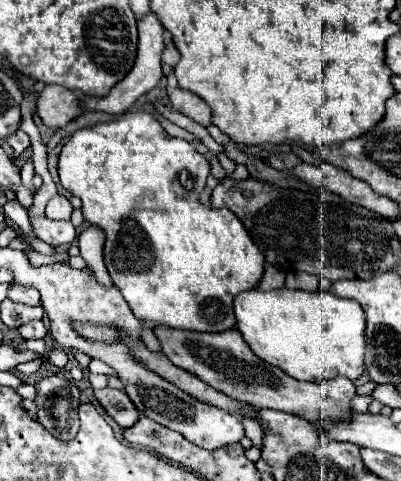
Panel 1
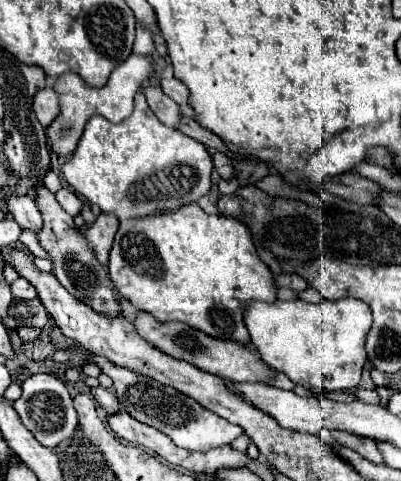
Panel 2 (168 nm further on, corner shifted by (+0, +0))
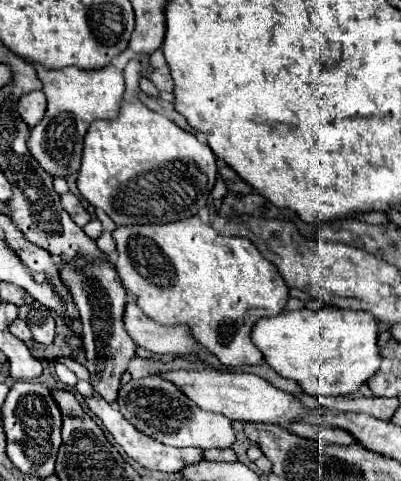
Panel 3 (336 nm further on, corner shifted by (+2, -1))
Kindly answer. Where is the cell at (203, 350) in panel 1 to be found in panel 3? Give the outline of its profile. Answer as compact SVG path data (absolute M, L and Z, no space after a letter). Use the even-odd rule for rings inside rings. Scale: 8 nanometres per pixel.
M130 299L124 309L124 327L136 345L154 353L186 355L196 353L200 349L200 345L194 341L194 337L190 337L184 325L164 327L152 321L142 313L134 299Z

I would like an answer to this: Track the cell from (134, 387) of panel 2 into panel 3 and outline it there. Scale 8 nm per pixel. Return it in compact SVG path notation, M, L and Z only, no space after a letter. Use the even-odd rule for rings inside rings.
M156 375L142 377L122 385L118 397L118 409L126 417L126 421L130 421L138 431L146 433L148 437L154 437L156 441L162 441L164 445L224 449L236 441L232 421L228 417L196 407L196 403L188 399L180 389L176 389L172 383Z

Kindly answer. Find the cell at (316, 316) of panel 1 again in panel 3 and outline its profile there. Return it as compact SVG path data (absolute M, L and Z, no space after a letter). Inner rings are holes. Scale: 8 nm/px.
M322 307L318 311L282 311L276 317L260 319L252 329L252 341L262 351L266 363L284 379L296 381L304 393L314 397L320 395L354 395L378 369L380 369L380 347L378 347L378 321L372 313L360 313L340 307Z

